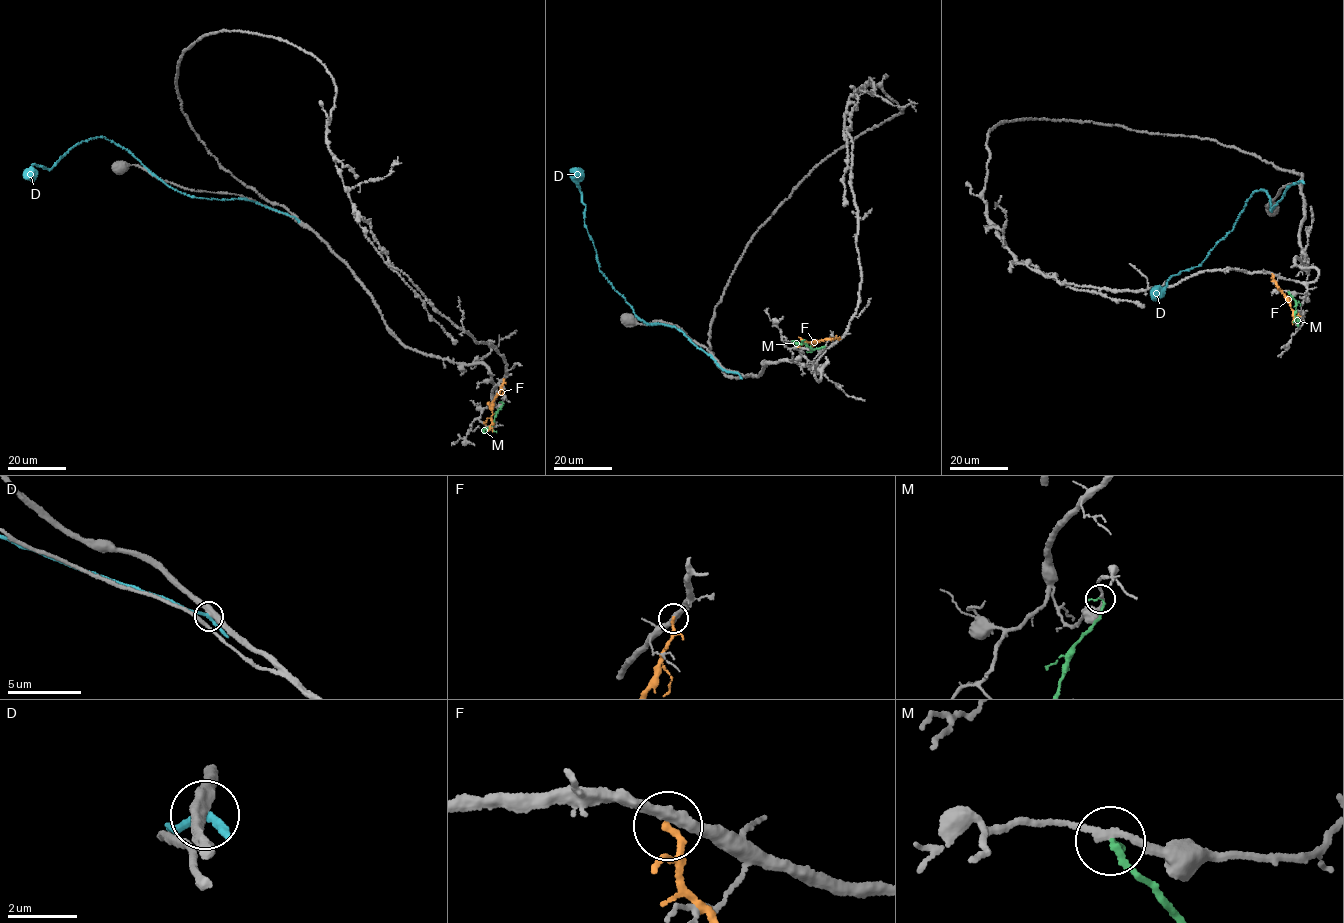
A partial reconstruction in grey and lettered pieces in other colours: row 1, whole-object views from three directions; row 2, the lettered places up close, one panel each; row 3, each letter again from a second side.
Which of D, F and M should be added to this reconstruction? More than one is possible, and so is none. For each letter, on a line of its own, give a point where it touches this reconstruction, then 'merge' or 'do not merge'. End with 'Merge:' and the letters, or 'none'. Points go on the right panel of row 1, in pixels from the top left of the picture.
D: contact (1301, 181); do not merge
F: contact (1272, 274); do not merge
M: contact (1288, 292); do not merge
Merge: none

